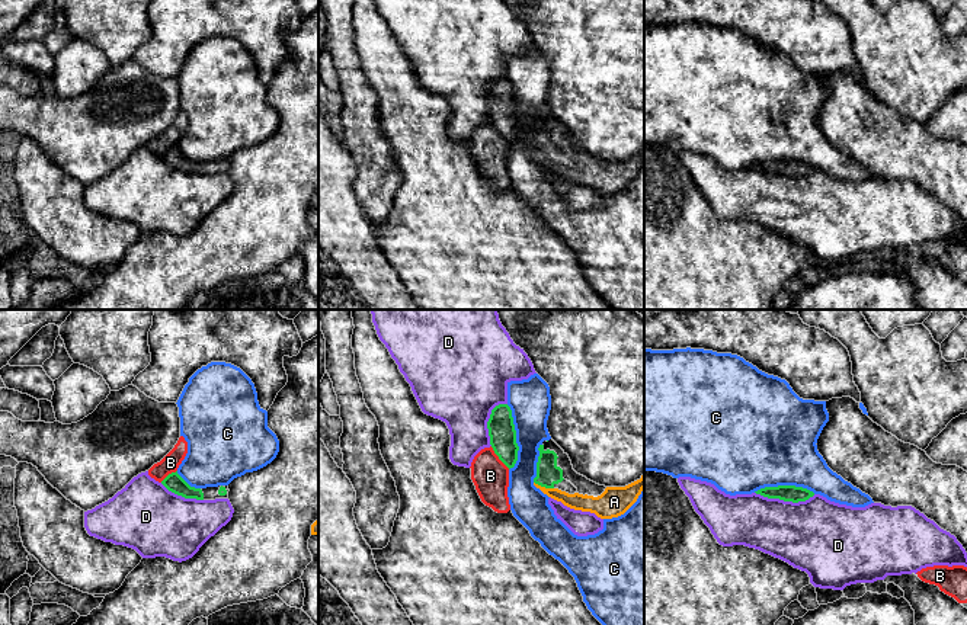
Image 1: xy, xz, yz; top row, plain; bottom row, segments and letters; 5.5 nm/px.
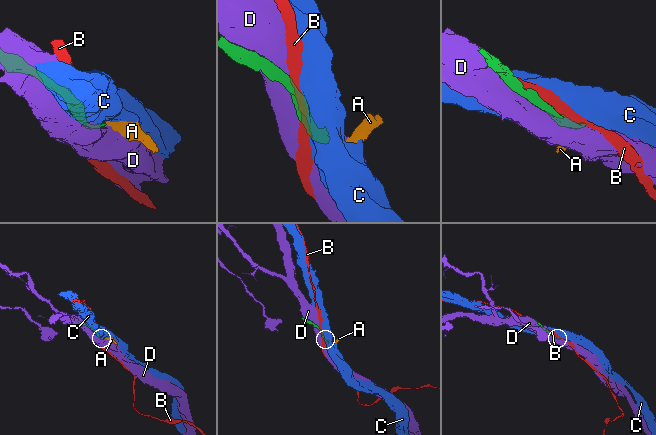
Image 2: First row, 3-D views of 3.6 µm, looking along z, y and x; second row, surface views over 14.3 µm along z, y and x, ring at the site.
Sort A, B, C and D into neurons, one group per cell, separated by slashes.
A / B / C / D

